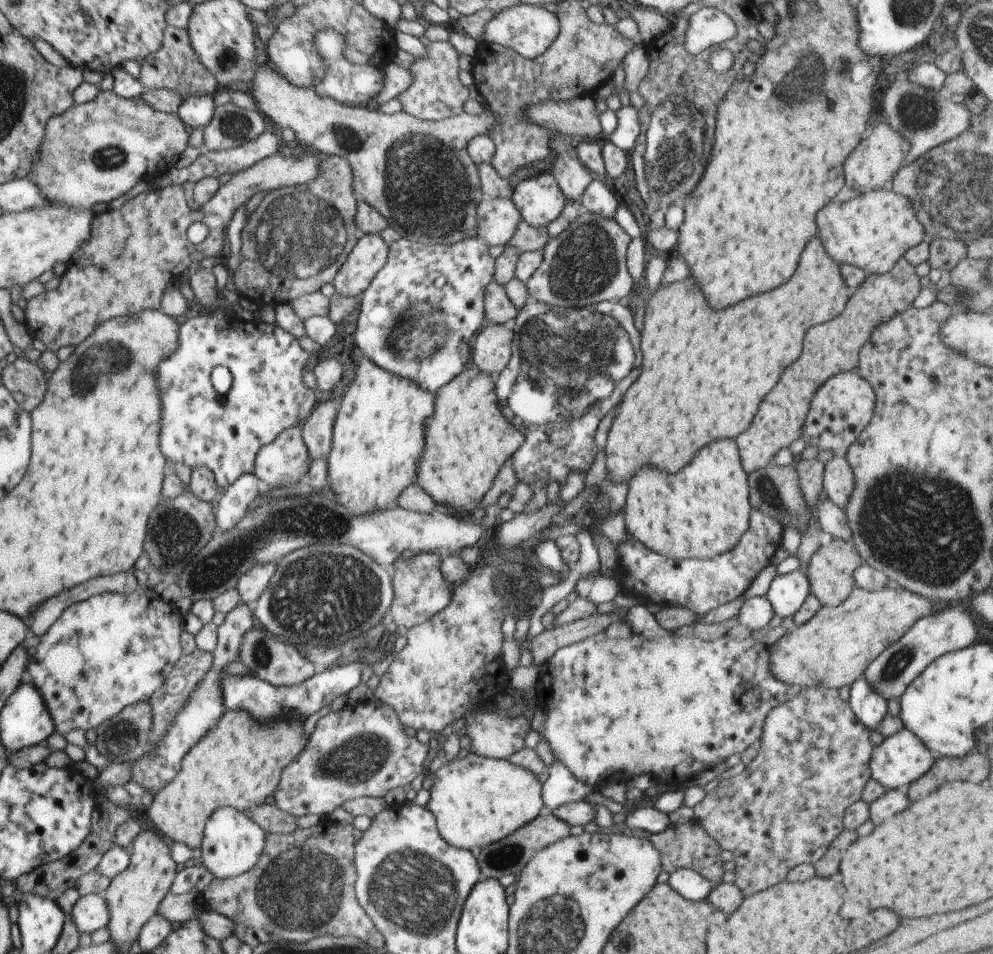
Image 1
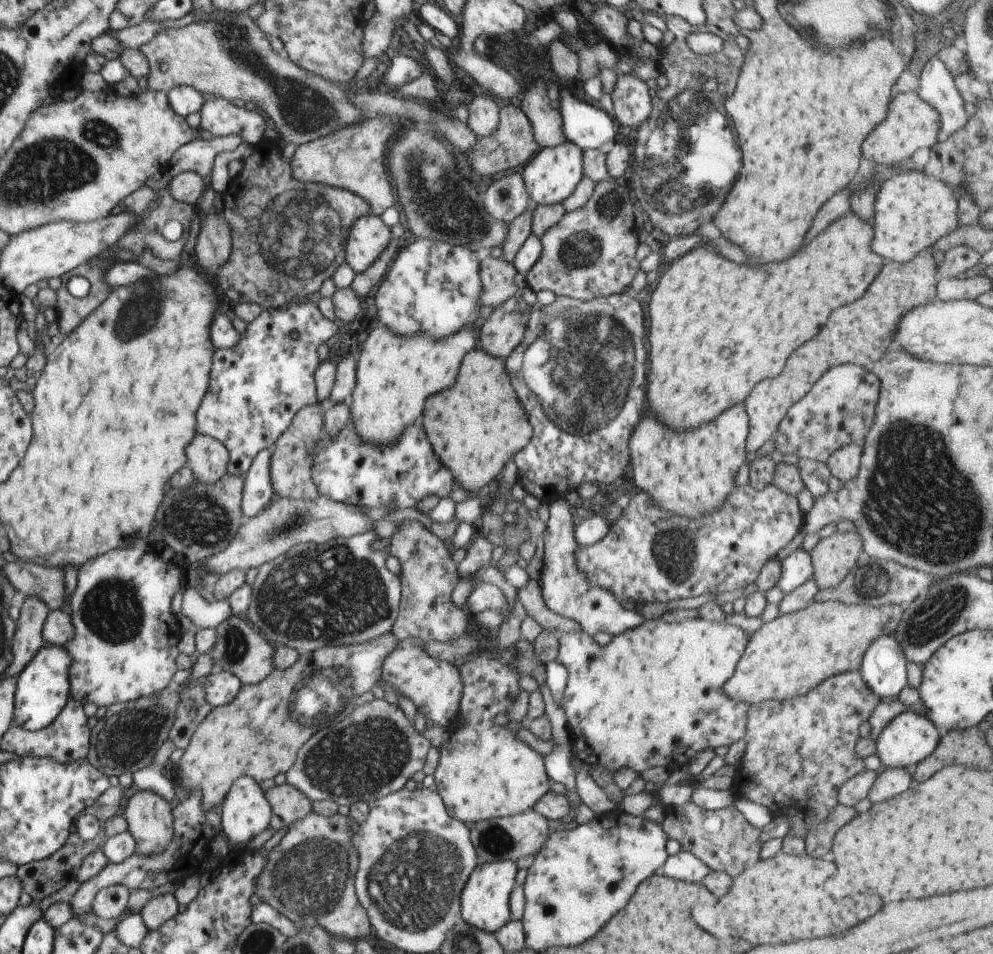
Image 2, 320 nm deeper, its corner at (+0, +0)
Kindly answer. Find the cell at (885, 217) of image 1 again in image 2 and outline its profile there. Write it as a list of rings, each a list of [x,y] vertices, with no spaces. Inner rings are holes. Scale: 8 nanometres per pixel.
[[[900,171],[882,182],[872,224],[872,250],[882,258],[908,262],[922,250],[934,248],[939,238],[958,228],[956,190],[945,180],[929,177],[924,171]]]

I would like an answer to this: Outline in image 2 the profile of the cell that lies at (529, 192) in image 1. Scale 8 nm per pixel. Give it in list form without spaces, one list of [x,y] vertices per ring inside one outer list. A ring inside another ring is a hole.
[[[572,141],[555,147],[544,146],[528,161],[522,172],[530,201],[536,206],[562,203],[574,192],[583,175],[583,150]]]

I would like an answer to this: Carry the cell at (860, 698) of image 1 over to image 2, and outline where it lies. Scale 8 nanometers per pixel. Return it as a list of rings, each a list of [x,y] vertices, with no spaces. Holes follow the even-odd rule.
[[[895,634],[880,635],[863,654],[859,671],[872,692],[881,700],[889,700],[907,685],[907,664]]]

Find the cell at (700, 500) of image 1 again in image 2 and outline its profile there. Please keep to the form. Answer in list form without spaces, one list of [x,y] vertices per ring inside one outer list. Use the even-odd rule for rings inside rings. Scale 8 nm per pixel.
[[[736,404],[704,426],[690,432],[674,432],[662,428],[652,412],[642,416],[629,438],[632,482],[636,490],[647,492],[667,514],[688,516],[708,515],[721,507],[734,488],[734,477],[745,464],[745,444],[749,431],[744,404]]]

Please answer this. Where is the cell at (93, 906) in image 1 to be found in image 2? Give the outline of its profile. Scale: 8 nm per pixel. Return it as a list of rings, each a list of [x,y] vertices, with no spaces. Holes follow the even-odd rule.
[[[124,885],[103,888],[96,893],[91,910],[100,920],[117,920],[127,910],[129,891]]]

